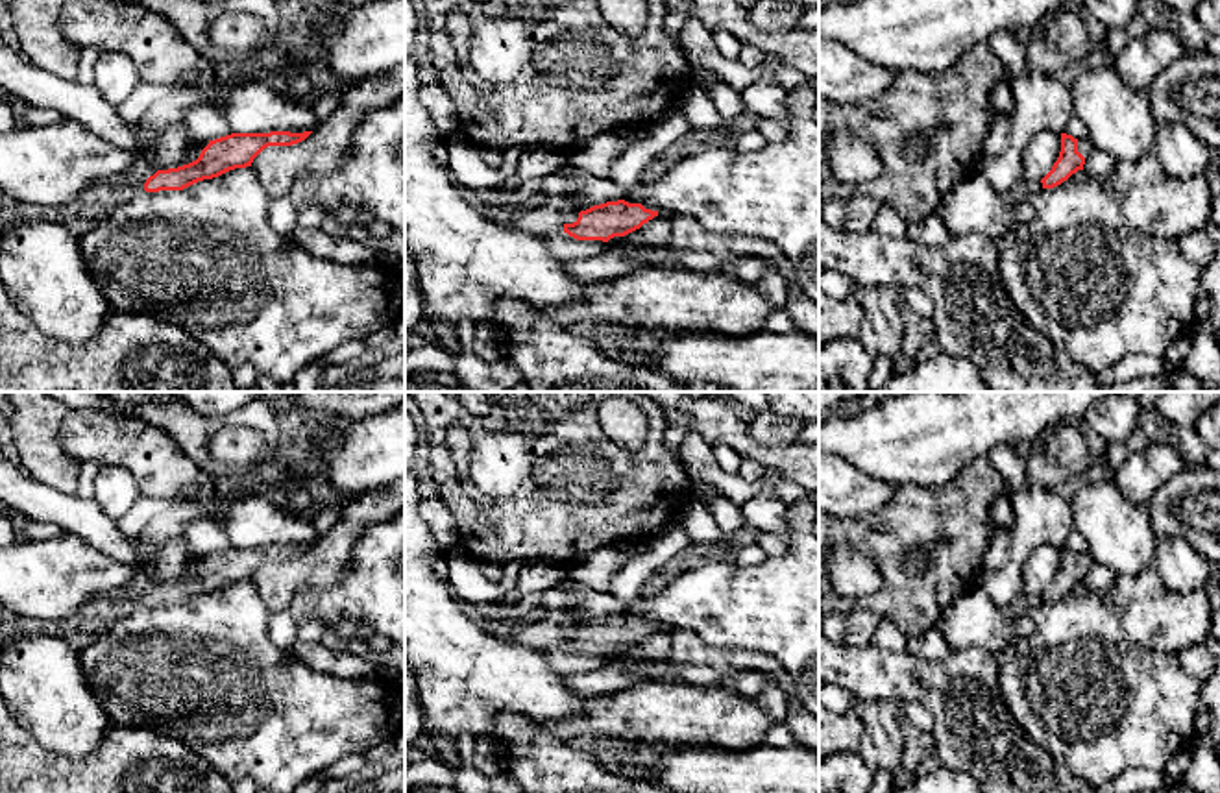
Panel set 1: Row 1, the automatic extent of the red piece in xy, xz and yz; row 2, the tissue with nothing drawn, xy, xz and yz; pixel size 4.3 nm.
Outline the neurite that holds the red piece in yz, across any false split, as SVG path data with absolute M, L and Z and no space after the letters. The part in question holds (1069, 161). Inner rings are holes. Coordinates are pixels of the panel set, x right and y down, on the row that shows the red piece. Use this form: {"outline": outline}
{"outline": "M1061 133L1061 152L1052 170L1041 179L1043 189L1054 189L1067 181L1078 170L1083 170L1085 157L1092 152L1091 139L1074 139Z"}

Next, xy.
{"outline": "M312 131L231 133L214 140L200 140L201 153L183 166L157 170L150 163L139 163L129 172L83 189L79 196L67 205L46 209L44 218L81 237L142 190L183 190L198 181L218 177L229 170L251 166L253 159L264 148L292 146L305 140L311 133Z"}

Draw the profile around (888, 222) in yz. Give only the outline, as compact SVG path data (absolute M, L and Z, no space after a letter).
M880 205L872 229L885 237L904 237L906 222L900 218L900 214L893 207Z

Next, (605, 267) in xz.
M604 251L584 259L564 261L564 268L573 277L592 285L632 274L643 268L643 264L632 251Z

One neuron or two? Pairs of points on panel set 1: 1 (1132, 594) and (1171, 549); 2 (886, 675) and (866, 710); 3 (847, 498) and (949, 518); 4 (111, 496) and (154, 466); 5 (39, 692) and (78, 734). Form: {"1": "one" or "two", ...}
{"1": "two", "2": "two", "3": "two", "4": "two", "5": "one"}

